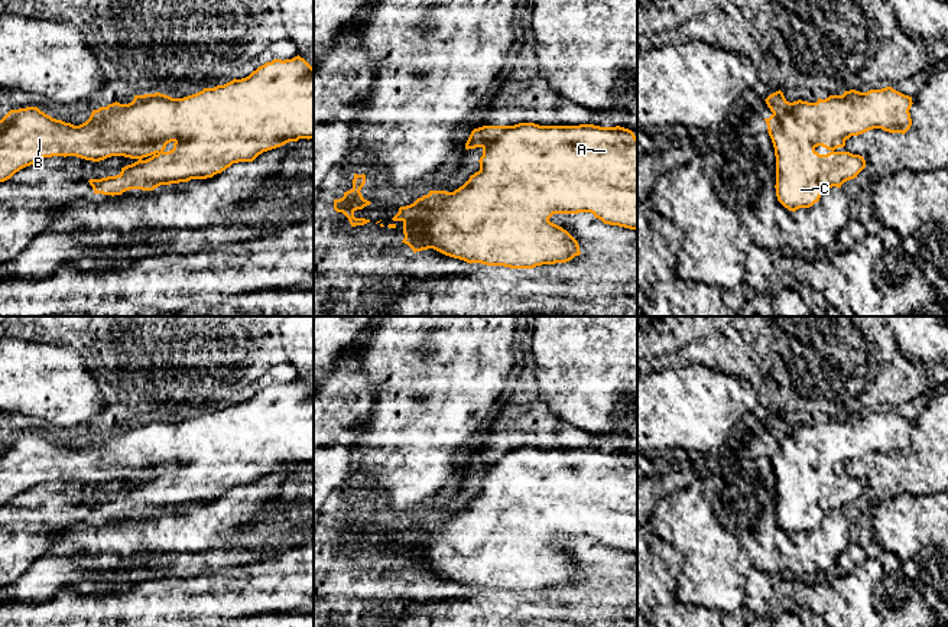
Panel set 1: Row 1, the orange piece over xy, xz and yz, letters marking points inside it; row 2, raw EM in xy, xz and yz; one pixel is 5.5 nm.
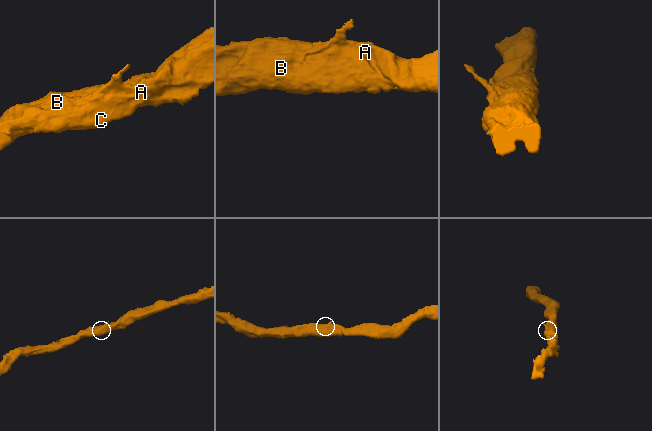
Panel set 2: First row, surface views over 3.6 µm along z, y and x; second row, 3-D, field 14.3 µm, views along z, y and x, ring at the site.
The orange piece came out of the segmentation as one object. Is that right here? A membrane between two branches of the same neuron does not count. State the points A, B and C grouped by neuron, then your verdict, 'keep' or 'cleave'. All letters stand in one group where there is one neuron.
groups A B C; keep

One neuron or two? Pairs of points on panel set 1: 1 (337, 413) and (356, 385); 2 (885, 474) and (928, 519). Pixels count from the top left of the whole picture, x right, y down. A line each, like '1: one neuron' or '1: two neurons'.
1: one neuron
2: two neurons

